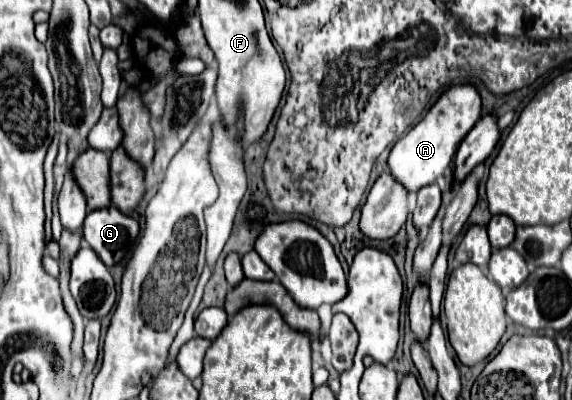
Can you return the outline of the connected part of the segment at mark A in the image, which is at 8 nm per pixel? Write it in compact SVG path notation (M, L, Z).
M472 85L450 87L444 97L426 113L426 117L412 127L390 151L388 169L394 181L398 181L408 193L418 193L422 187L440 181L450 169L454 151L464 135L480 119L480 97Z

